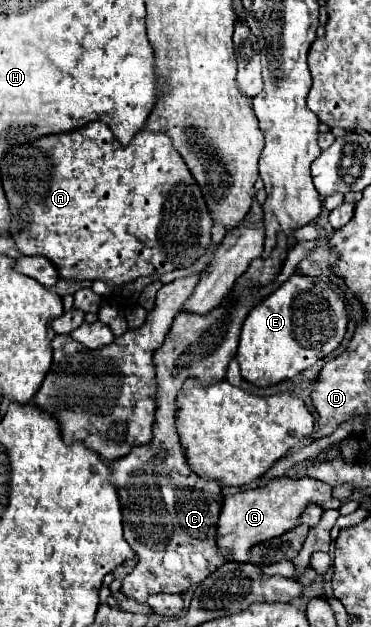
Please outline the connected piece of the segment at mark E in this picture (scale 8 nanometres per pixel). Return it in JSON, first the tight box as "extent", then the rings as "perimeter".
{"extent":[235,274,347,388],"perimeter":[[[293,274],[245,318],[235,356],[241,376],[259,388],[289,380],[329,356],[341,344],[345,330],[347,310],[339,294],[317,278]]]}

